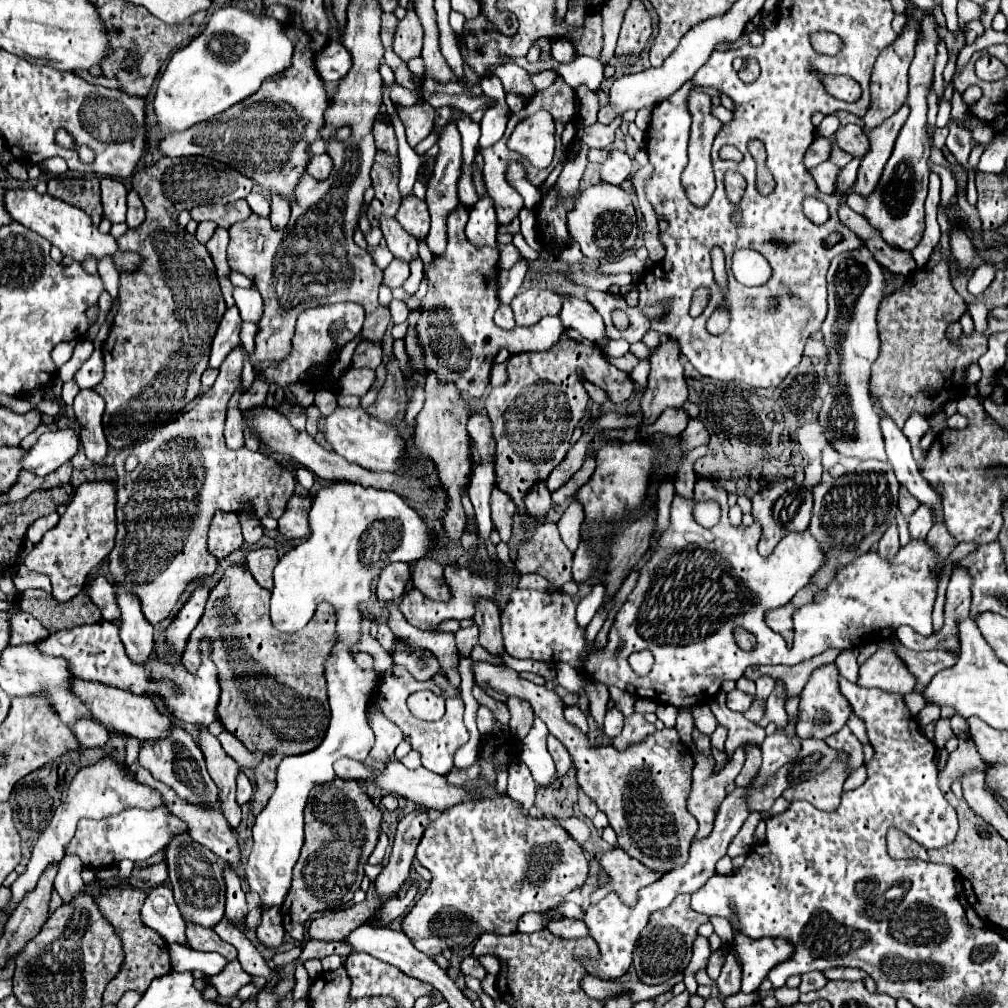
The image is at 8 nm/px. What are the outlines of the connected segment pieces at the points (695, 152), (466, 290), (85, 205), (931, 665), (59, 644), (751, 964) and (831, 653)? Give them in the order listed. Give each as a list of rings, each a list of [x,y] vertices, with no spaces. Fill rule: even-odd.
[[[698,87],[692,89],[692,95],[688,95],[688,111],[692,115],[692,131],[690,131],[690,147],[688,147],[688,165],[682,173],[682,183],[684,183],[684,191],[688,195],[688,199],[696,205],[696,207],[704,207],[708,203],[708,199],[712,197],[712,191],[716,187],[714,183],[714,173],[710,171],[710,145],[716,137],[716,133],[722,129],[722,123],[710,113],[710,95],[700,91]]]
[[[456,207],[452,215],[448,215],[448,247],[444,255],[432,257],[430,267],[424,267],[424,277],[428,279],[428,295],[426,295],[426,311],[428,311],[428,327],[420,327],[420,347],[424,347],[424,369],[436,373],[440,383],[454,383],[462,393],[468,393],[480,399],[486,393],[490,383],[490,367],[494,363],[496,353],[506,347],[512,354],[546,351],[554,347],[564,332],[558,316],[547,316],[532,327],[514,327],[514,331],[502,331],[494,325],[492,315],[498,307],[498,251],[492,247],[474,247],[466,233],[468,207]]]
[[[50,179],[48,195],[62,199],[82,211],[86,211],[94,225],[102,219],[102,203],[100,203],[100,179]]]
[[[898,645],[896,651],[902,663],[906,663],[908,671],[916,677],[916,685],[912,689],[914,693],[920,693],[938,671],[956,663],[956,655],[950,655],[948,651],[912,651],[902,645]]]
[[[108,621],[80,625],[80,627],[52,633],[46,641],[38,643],[38,649],[46,655],[64,657],[70,663],[70,669],[78,679],[98,681],[98,683],[118,687],[118,689],[124,689],[124,691],[130,691],[136,695],[158,697],[166,705],[166,709],[182,723],[208,727],[210,723],[214,723],[218,719],[216,707],[220,701],[220,683],[218,683],[216,665],[210,659],[212,643],[206,637],[200,639],[202,663],[200,663],[198,671],[194,671],[194,673],[188,671],[182,663],[170,661],[170,659],[158,655],[156,649],[152,649],[146,663],[132,663],[132,659],[128,659],[128,655],[126,655],[124,645],[120,643],[118,627]]]
[[[738,935],[734,939],[734,945],[736,945],[736,951],[738,951],[740,961],[742,961],[742,987],[740,987],[742,993],[754,993],[754,991],[758,991],[758,987],[766,979],[768,971],[776,963],[782,963],[788,955],[792,955],[792,947],[786,943],[786,939],[770,939],[770,937],[764,937],[764,939],[754,941],[754,939],[748,939],[744,935]]]
[[[828,649],[824,651],[822,655],[814,657],[814,659],[808,659],[808,661],[802,661],[798,665],[792,665],[792,667],[784,667],[784,665],[776,665],[776,667],[750,667],[746,669],[746,677],[748,679],[758,679],[760,675],[770,675],[772,679],[782,679],[786,683],[786,693],[788,697],[800,693],[804,689],[804,685],[808,683],[810,675],[814,669],[822,667],[822,665],[828,665],[828,663],[834,663],[834,659],[838,657],[838,649]]]

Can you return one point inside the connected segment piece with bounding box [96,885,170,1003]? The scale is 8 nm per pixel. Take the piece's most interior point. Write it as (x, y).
(147, 957)

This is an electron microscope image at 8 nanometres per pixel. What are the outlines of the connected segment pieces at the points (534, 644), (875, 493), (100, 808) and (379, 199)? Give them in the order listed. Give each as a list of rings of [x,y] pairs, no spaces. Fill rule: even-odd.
[[[588,583],[578,584],[578,595],[566,595],[564,591],[540,593],[528,589],[516,589],[510,595],[506,609],[502,611],[502,635],[504,649],[516,659],[536,659],[546,663],[570,663],[574,667],[582,667],[578,655],[584,649],[584,629],[576,625],[574,609],[580,597],[590,593],[592,587]]]
[[[864,461],[860,463],[856,473],[844,475],[838,479],[824,479],[812,487],[814,513],[812,513],[808,531],[822,543],[824,551],[828,551],[828,567],[822,569],[814,577],[812,587],[802,589],[792,599],[792,603],[788,603],[786,607],[768,611],[766,623],[772,631],[780,633],[780,621],[792,621],[794,607],[806,605],[812,599],[812,593],[816,589],[826,587],[830,583],[830,579],[834,577],[836,565],[846,565],[876,547],[878,539],[890,527],[898,511],[898,489],[900,485],[894,477],[894,471],[888,467],[888,463],[880,463],[880,461]]]
[[[108,755],[102,761],[80,769],[78,775],[74,777],[74,781],[70,783],[66,801],[56,809],[50,825],[46,827],[46,831],[36,841],[32,857],[30,857],[30,863],[26,865],[26,871],[22,875],[18,875],[18,879],[12,883],[12,887],[10,887],[12,897],[2,907],[2,913],[10,917],[12,911],[16,909],[16,903],[20,903],[36,887],[40,875],[50,865],[56,865],[56,863],[62,861],[62,857],[66,855],[66,847],[68,847],[68,843],[70,843],[70,839],[72,839],[72,835],[76,831],[76,823],[80,819],[84,819],[84,817],[86,819],[104,819],[104,817],[110,817],[110,815],[118,815],[120,811],[130,809],[130,807],[152,809],[152,807],[160,807],[160,805],[164,805],[162,797],[154,789],[136,783],[134,781],[134,771],[126,771],[124,765],[114,759],[114,755]]]
[[[378,151],[370,177],[372,177],[372,187],[376,191],[376,197],[368,207],[368,221],[374,227],[378,227],[378,215],[394,217],[400,207],[398,157],[388,151]]]

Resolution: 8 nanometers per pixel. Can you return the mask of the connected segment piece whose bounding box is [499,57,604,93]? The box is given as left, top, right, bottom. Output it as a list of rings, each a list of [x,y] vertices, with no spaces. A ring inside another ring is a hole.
[[[499,57],[501,65],[509,62],[520,64],[528,73],[540,73],[546,69],[552,69],[556,73],[560,73],[564,77],[564,81],[576,89],[578,85],[588,87],[592,93],[596,93],[600,89],[600,83],[604,79],[602,75],[602,63],[598,59],[592,57],[576,57],[576,61],[572,63],[558,63],[554,59],[546,59],[546,61],[536,61],[529,63],[526,57],[509,58]]]

